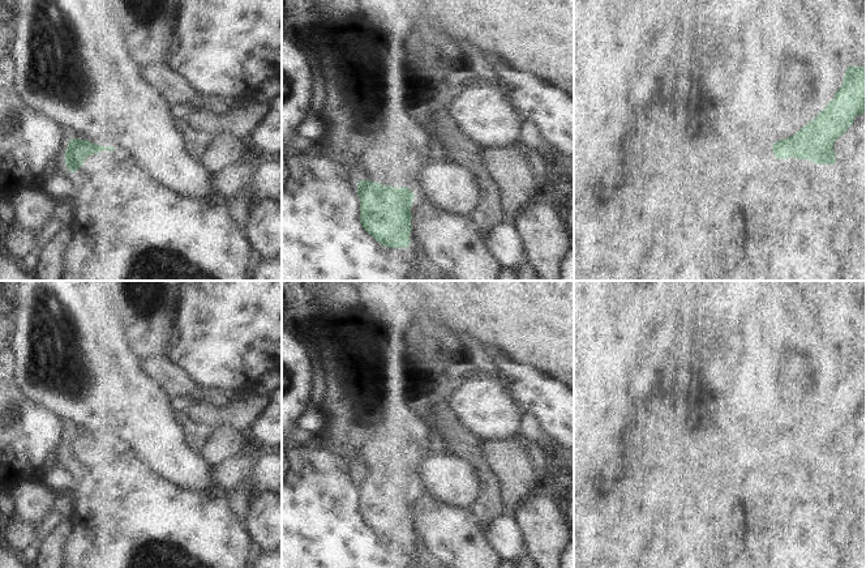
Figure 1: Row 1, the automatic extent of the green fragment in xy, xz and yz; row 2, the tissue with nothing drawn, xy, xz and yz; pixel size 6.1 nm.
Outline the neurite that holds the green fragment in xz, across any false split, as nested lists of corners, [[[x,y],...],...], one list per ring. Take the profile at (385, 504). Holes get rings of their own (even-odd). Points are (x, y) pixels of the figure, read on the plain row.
[[[363,423],[363,426],[369,432],[359,461],[360,514],[363,521],[378,535],[389,541],[407,541],[411,534],[411,499],[415,491],[410,483],[408,461],[399,460],[395,456],[394,448],[396,444],[386,440],[377,428],[369,423]]]

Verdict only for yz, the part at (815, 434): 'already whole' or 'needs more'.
needs more

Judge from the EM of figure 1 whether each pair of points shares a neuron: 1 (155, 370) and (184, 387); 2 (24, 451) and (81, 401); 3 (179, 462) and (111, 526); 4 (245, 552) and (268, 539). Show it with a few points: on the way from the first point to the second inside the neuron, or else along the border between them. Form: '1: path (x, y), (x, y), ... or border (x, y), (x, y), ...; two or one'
1: path (162, 370), (178, 381); one
2: border (34, 401), (52, 410), (71, 430); two
3: border (140, 458), (162, 475), (192, 491); two
4: border (245, 522), (258, 550); two

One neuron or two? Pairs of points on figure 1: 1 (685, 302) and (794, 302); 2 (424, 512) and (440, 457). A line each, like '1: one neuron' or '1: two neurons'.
1: one neuron
2: two neurons

